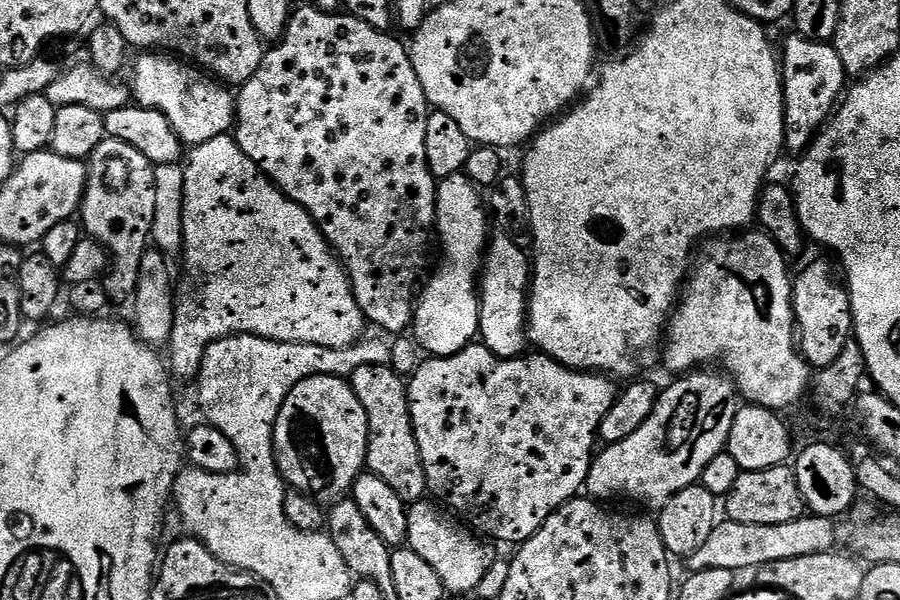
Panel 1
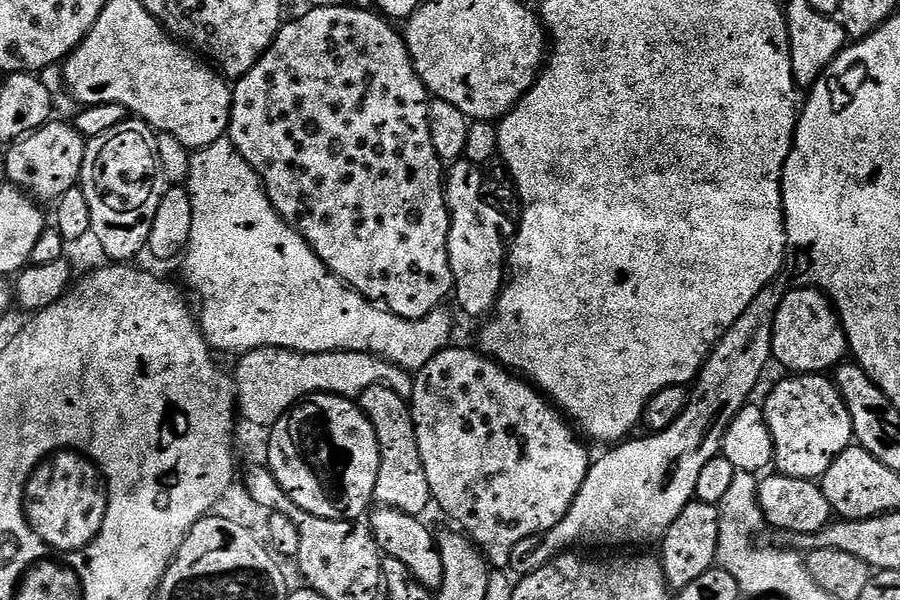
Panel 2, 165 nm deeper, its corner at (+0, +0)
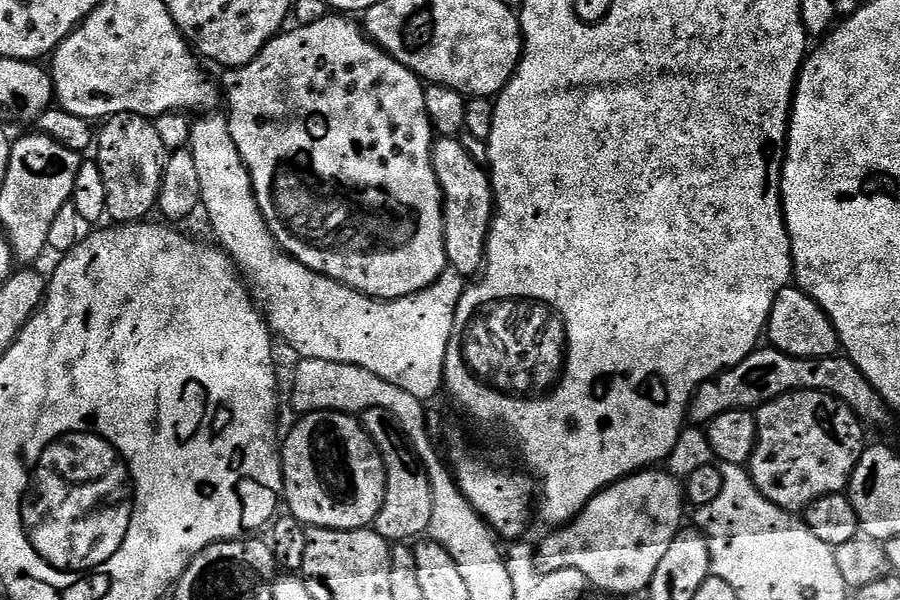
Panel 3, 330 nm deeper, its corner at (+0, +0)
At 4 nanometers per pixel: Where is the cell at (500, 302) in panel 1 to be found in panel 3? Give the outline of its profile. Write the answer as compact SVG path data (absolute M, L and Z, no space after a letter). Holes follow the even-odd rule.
M440 138L433 143L432 165L440 183L440 191L444 193L444 245L448 268L459 276L475 277L484 266L488 250L488 229L492 227L494 215L489 173L476 164L456 138Z

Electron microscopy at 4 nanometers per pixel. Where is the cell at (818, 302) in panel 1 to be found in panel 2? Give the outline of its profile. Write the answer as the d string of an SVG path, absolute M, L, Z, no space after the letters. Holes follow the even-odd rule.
M796 286L793 292L781 298L772 320L772 356L782 367L789 368L789 373L827 373L835 369L849 352L848 335L844 332L840 314L823 292L811 286Z

